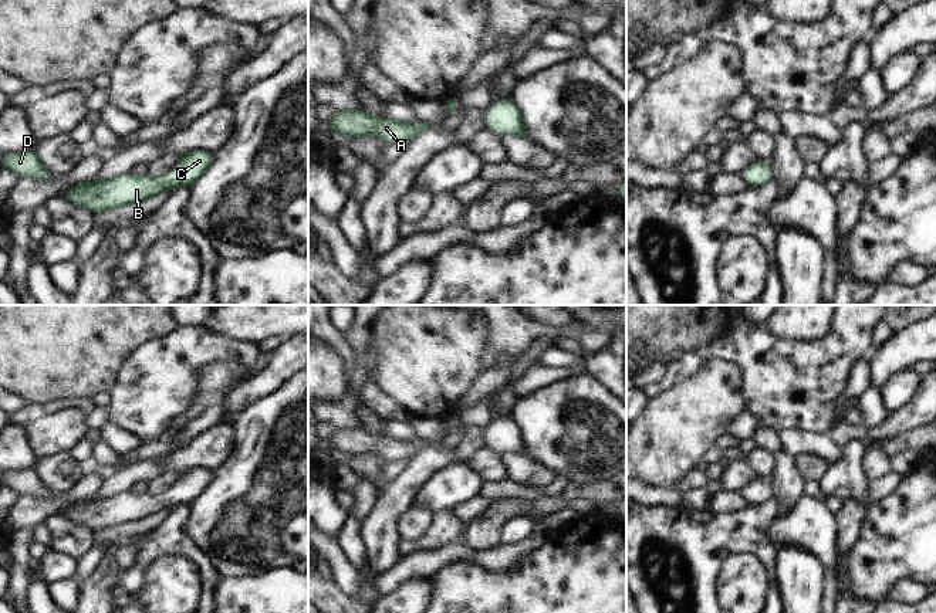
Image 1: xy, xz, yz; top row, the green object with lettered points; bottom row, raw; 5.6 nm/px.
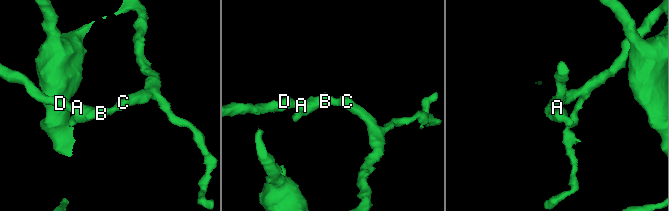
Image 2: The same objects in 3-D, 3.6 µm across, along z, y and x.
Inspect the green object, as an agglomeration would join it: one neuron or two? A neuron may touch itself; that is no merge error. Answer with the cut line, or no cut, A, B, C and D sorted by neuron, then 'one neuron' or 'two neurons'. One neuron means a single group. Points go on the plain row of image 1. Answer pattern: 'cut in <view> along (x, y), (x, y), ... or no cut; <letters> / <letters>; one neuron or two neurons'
no cut; A B C D; one neuron

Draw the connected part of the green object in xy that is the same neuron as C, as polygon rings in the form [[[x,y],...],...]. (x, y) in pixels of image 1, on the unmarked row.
[[[190,470],[178,487],[162,495],[124,492],[105,499],[87,499],[74,504],[64,515],[72,521],[101,531],[108,526],[139,521],[163,508],[178,504],[193,504],[214,480],[212,470]]]

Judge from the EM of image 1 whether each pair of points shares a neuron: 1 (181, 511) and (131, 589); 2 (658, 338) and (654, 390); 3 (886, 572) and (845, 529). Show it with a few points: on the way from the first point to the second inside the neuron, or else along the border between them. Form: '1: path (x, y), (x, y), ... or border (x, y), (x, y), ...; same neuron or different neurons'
1: path (173, 531), (148, 556), (141, 569); same neuron
2: border (695, 352), (681, 352), (672, 359); different neurons
3: border (867, 512), (858, 544), (848, 565), (848, 573); different neurons

